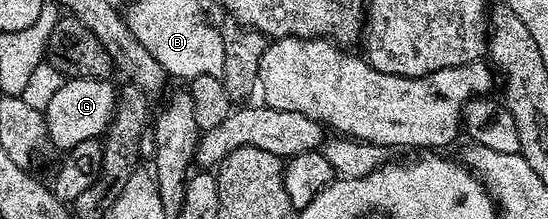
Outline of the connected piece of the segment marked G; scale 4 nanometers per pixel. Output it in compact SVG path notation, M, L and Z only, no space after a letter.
M73 77L64 80L53 99L49 99L45 110L50 144L55 144L59 151L66 151L82 141L102 138L115 115L117 104L117 89L111 83L102 77Z

